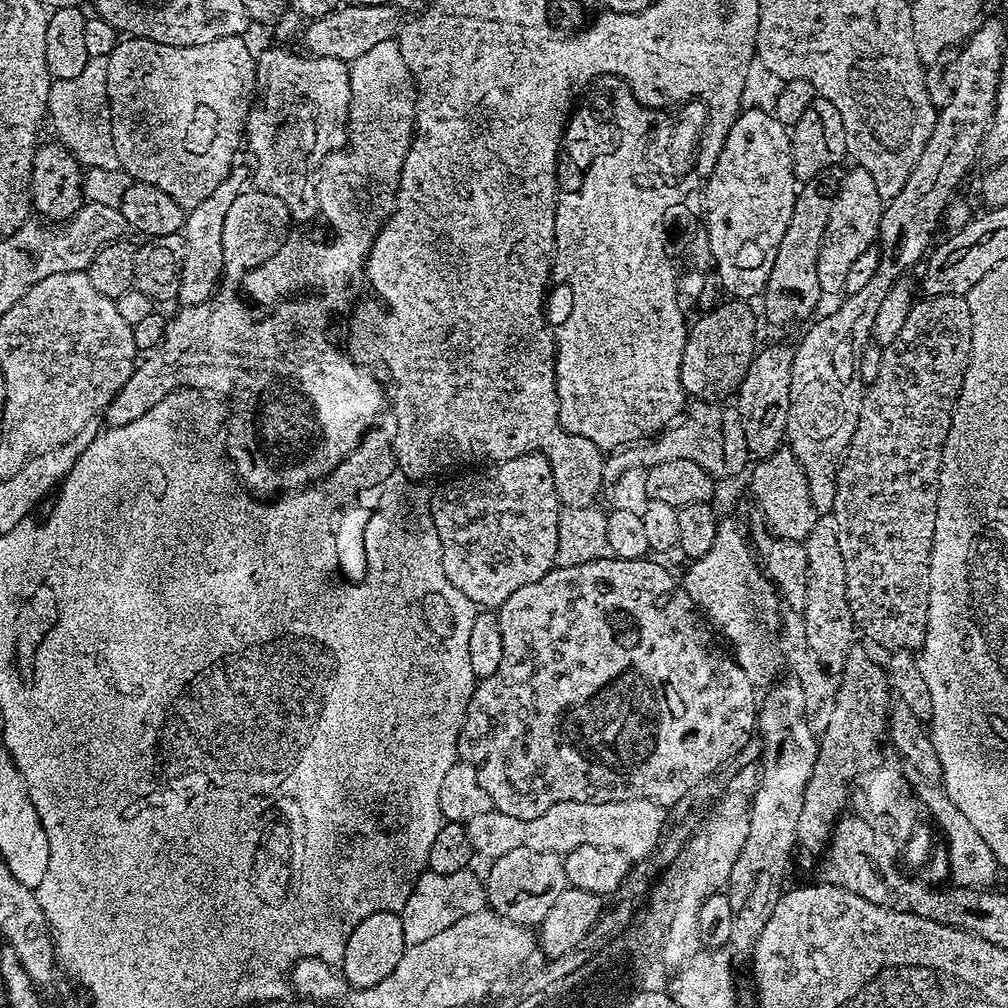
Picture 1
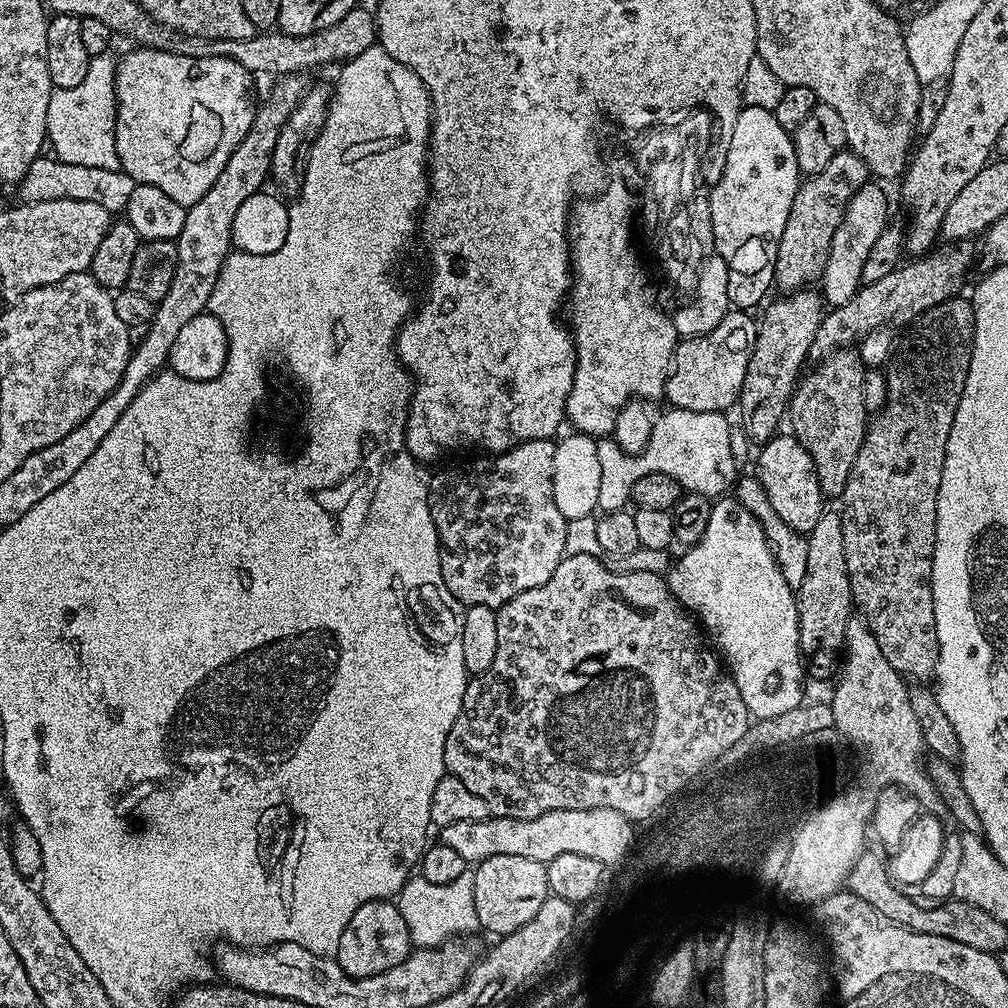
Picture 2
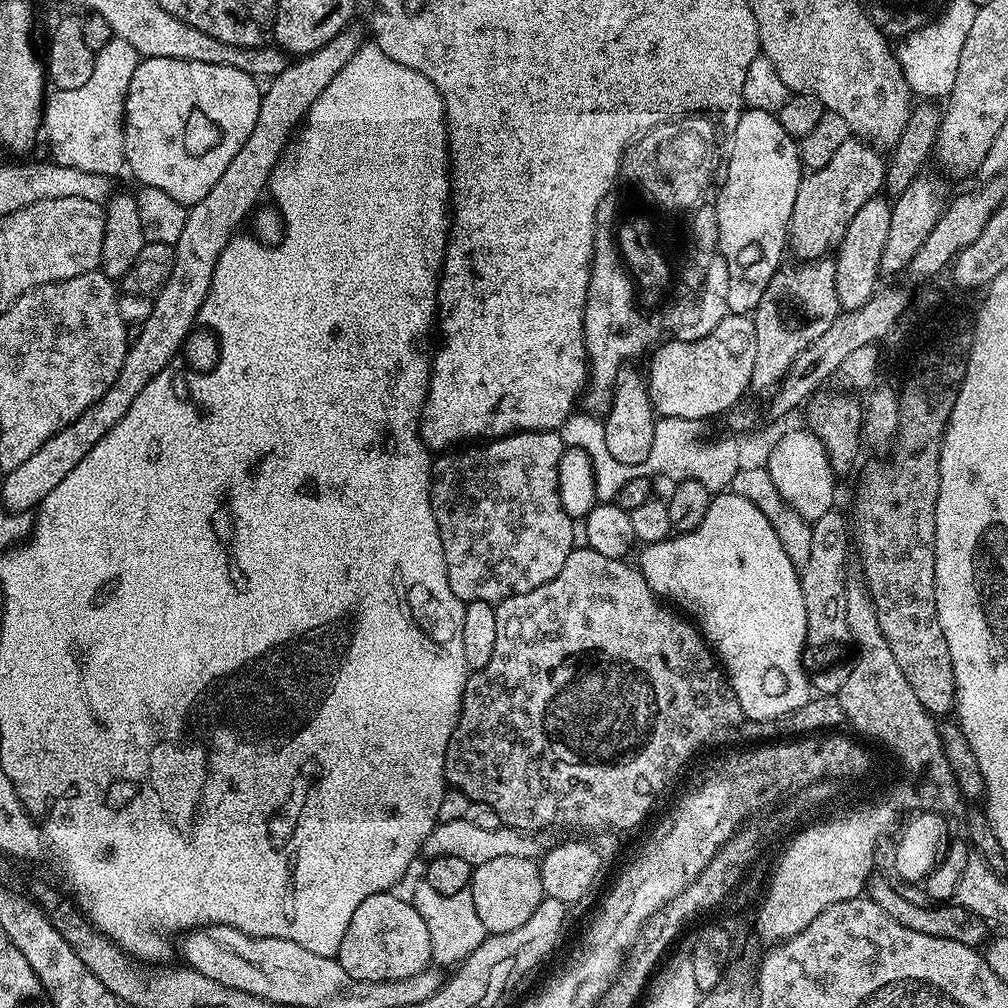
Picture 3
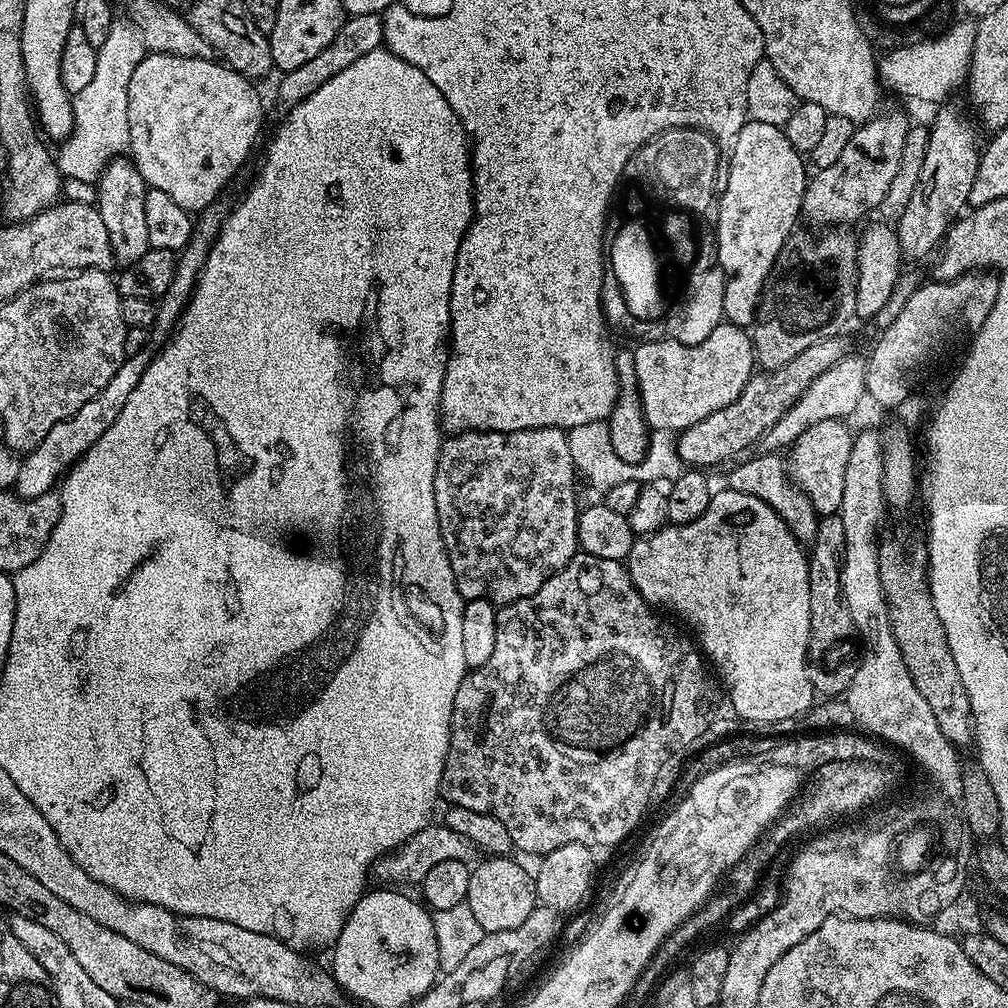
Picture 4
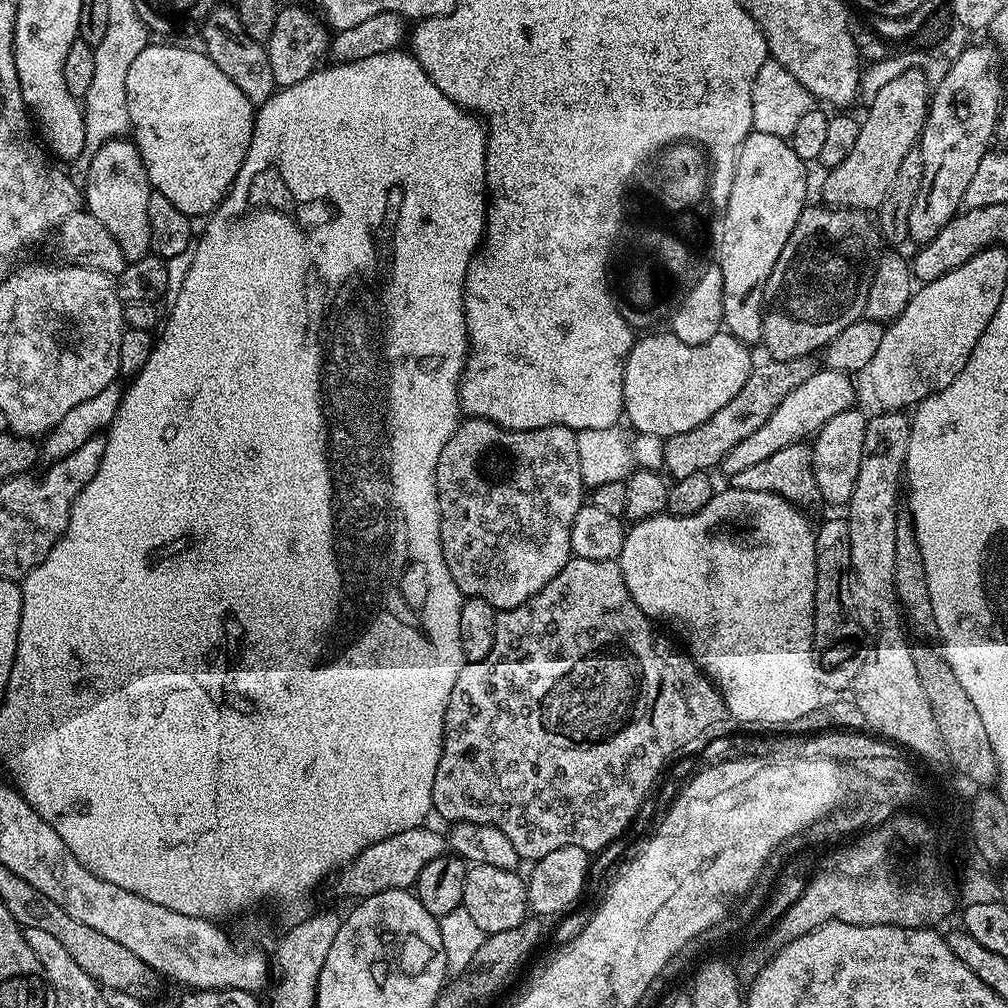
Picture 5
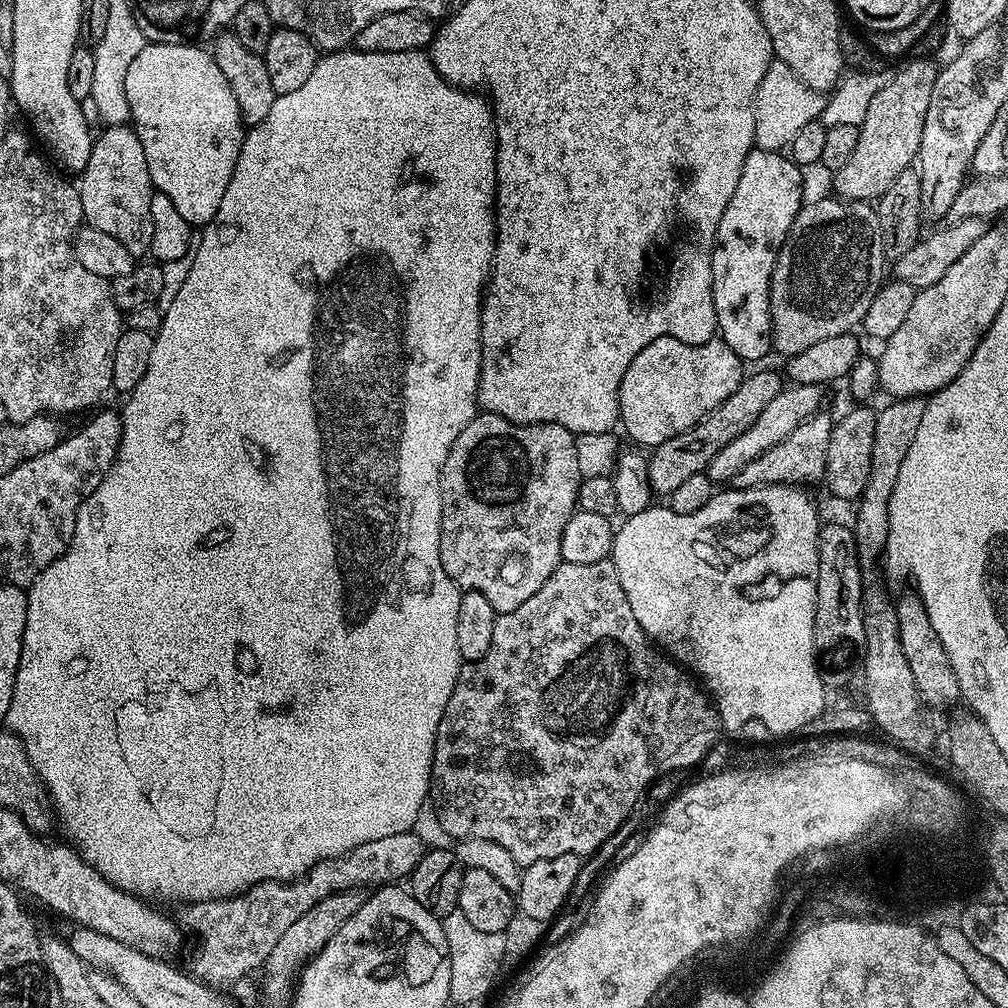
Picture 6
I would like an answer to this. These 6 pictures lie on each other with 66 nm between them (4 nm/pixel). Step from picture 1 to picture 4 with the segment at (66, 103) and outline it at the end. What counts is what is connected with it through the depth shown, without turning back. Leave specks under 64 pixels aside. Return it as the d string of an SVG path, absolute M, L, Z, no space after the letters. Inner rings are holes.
M113 19L110 38L96 49L98 66L94 69L94 79L72 96L72 133L59 145L60 153L57 151L54 156L61 177L95 184L108 163L128 152L130 77L134 70L138 70L138 62L142 62L145 55L140 31L127 19Z

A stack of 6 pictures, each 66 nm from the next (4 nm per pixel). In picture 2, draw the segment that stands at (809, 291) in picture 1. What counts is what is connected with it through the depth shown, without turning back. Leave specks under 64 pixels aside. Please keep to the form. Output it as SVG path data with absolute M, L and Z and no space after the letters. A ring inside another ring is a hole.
M851 150L837 153L820 173L801 179L800 189L794 194L794 202L790 202L790 218L786 218L782 242L778 242L774 284L777 289L781 288L781 293L794 292L819 281L820 275L824 273L834 230L838 230L844 217L844 207L848 205L849 198L869 180L868 167Z

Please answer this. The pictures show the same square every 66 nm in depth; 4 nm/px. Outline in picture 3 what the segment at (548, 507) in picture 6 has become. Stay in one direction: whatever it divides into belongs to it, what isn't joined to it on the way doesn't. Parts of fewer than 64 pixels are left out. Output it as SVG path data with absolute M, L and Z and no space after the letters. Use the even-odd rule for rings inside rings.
M553 430L519 432L483 446L468 446L435 457L432 509L442 538L447 581L459 600L464 603L484 601L494 606L508 597L529 593L544 585L565 565L566 558L575 547L575 523L564 510L559 494L558 470L565 451L566 445L560 434Z

